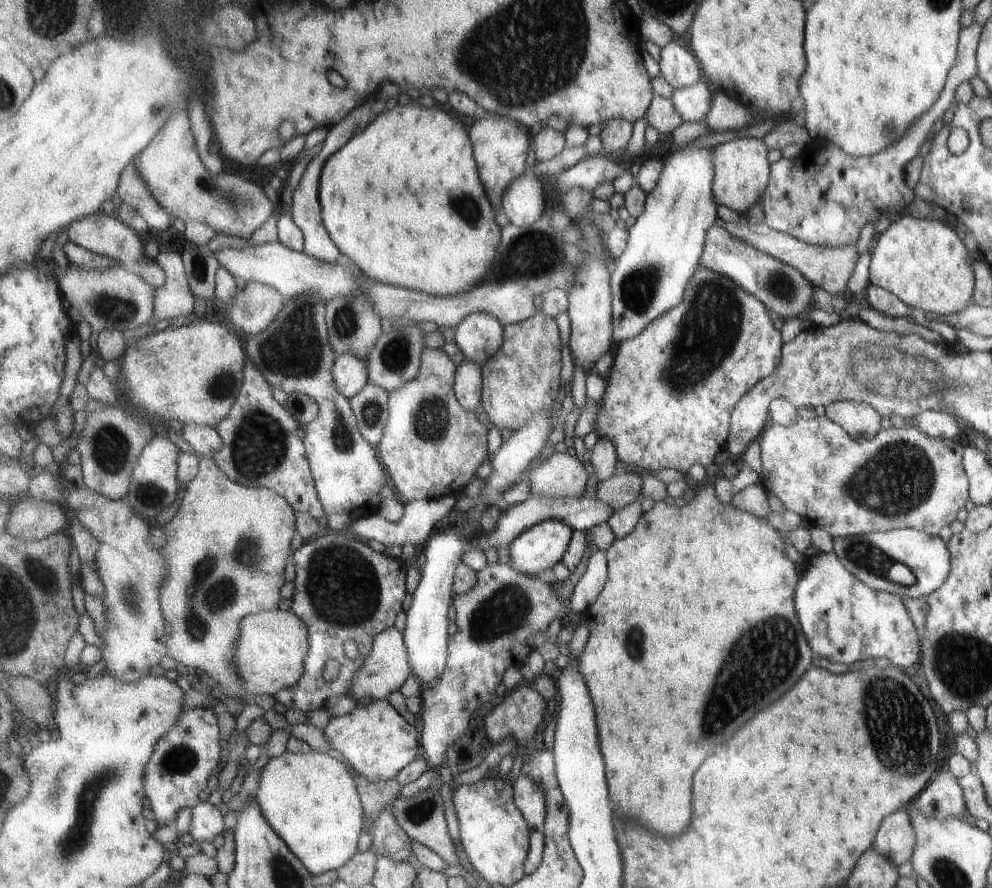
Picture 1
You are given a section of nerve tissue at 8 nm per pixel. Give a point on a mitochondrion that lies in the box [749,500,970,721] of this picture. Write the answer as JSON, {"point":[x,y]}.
{"point":[871,559]}

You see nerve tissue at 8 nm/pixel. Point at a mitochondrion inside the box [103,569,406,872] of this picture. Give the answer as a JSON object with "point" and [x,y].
{"point":[130,598]}

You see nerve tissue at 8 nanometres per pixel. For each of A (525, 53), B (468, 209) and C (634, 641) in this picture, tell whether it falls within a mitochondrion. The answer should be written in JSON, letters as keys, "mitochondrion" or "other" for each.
{"A":"mitochondrion","B":"mitochondrion","C":"mitochondrion"}

